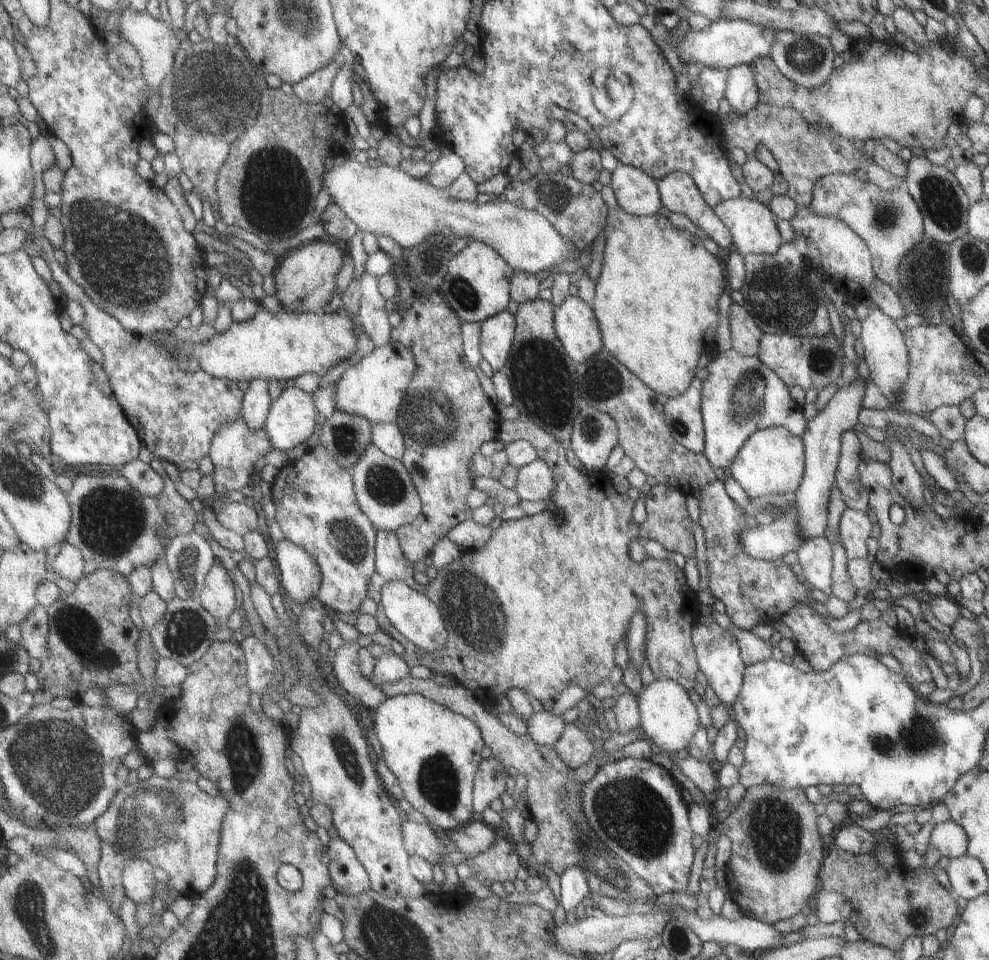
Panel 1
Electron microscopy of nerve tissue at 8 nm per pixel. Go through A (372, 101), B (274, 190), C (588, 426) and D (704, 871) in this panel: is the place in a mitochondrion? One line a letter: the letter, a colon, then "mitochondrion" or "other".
A: other
B: mitochondrion
C: mitochondrion
D: other

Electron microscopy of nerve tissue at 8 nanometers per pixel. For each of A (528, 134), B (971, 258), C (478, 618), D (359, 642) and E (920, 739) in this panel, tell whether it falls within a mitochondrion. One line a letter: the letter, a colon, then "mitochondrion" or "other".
A: other
B: mitochondrion
C: mitochondrion
D: other
E: mitochondrion

